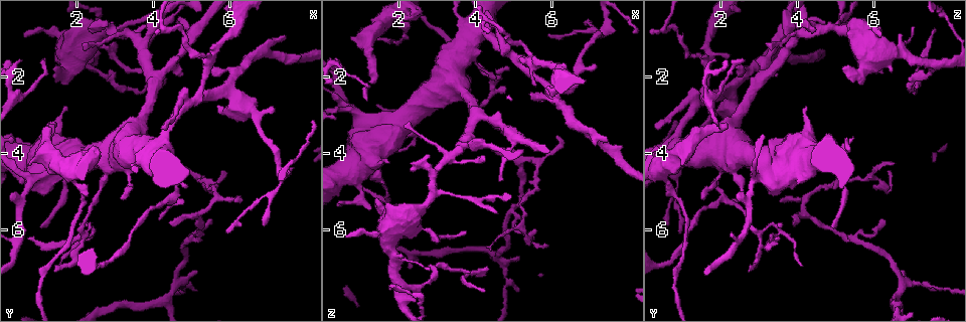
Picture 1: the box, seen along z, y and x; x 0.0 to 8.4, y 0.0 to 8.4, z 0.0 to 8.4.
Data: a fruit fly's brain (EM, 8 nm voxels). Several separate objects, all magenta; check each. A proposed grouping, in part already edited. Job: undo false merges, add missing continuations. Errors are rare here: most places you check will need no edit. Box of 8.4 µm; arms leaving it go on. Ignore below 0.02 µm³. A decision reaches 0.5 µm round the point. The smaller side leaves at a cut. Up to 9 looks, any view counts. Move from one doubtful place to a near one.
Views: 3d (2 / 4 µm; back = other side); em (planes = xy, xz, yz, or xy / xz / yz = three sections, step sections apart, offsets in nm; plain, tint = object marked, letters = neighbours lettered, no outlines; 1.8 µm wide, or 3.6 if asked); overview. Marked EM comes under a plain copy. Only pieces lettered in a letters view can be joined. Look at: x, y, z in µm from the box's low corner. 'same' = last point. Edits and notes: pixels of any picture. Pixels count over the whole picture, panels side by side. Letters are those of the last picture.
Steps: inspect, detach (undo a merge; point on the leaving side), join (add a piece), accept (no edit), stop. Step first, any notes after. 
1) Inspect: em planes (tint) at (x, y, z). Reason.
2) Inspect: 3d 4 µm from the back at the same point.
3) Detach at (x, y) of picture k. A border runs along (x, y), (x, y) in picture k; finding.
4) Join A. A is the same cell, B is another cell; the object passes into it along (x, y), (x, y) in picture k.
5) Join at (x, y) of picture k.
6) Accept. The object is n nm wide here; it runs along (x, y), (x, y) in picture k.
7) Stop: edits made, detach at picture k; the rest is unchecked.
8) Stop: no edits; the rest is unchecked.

Inspect: 3d 2 µm at (2.85, 0.70, 5.05). Narrows sharply.

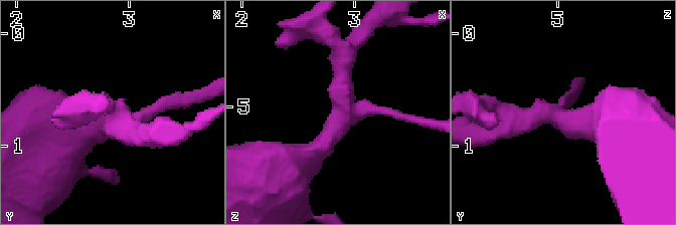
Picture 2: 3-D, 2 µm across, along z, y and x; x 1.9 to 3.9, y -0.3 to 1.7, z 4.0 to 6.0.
Inspect: em planes (letters) at (2.92, 0.74, 5.02). 4 arms meet here.

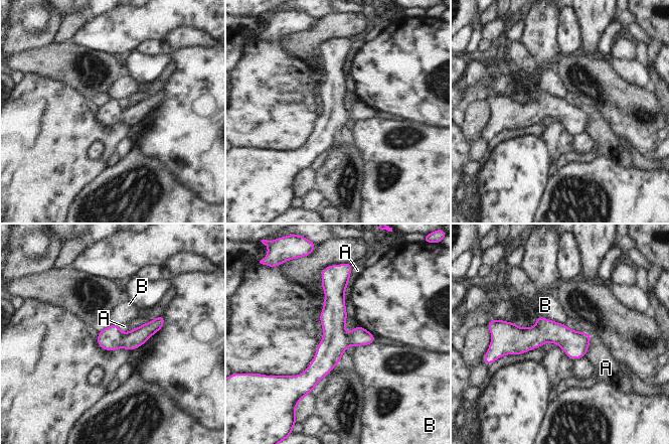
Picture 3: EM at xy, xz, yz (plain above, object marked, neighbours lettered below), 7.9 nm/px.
Accept. A and B are other cells; it runs along (333, 276), (333, 344), (309, 389) in picture 3; all the same cell.

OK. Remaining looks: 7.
Inspect: em yz step 16 (letters) at (1.45, 1.75, 5.25). Thick end.

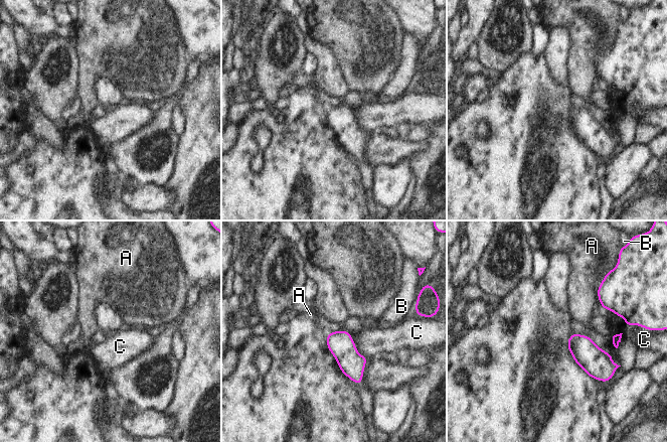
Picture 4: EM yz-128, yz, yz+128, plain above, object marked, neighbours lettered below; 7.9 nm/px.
Inspect: em planes (letters) at the same point.

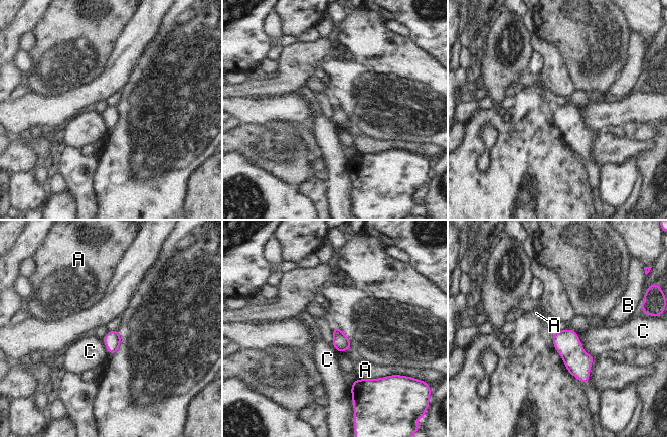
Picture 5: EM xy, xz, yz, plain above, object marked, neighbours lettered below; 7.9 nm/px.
Accept. A, B and C are other cells; a border runs along (576, 332), (582, 349), (594, 356) in picture 5; no lettered piece goes on from it.

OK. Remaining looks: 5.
Inspect: em yz step 4 (tint) at (1.25, 3.30, 2.20). Branch stops here.

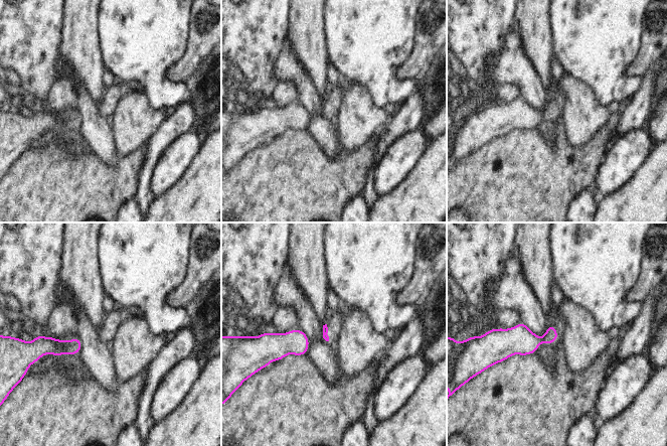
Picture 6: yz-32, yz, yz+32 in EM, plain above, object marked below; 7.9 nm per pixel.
Inspect: em planes (letters) at the same point.

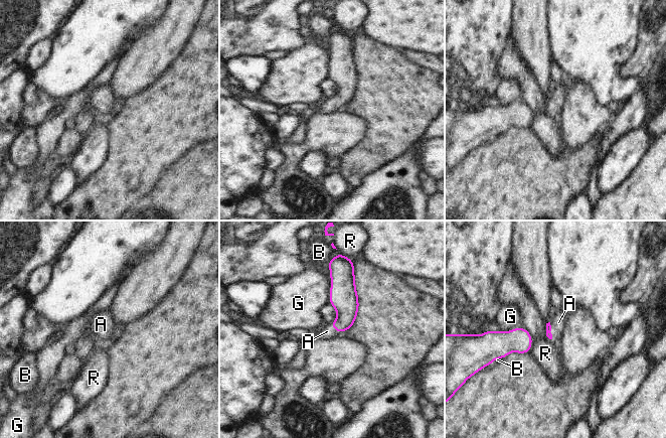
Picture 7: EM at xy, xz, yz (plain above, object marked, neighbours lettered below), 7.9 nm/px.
Join A. A is the same cell, B, G and R are other cells; the object passes into it along (548, 327), (550, 330), (558, 322) in picture 7; it goes on there.

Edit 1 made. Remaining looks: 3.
Inspect: 3d 4 µm at (4.65, 7.30, 6.75). Abrupt turn.

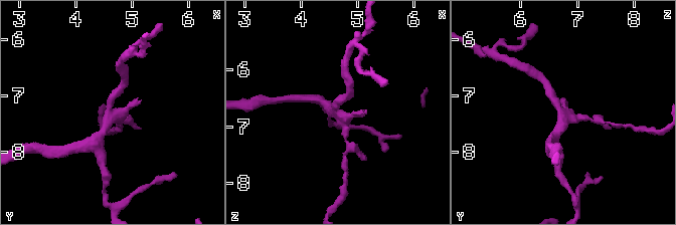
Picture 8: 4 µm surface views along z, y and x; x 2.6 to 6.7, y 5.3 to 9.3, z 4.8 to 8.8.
Inspect: em planes (letters) at (4.65, 7.35, 6.70). Shape alone is not enough.

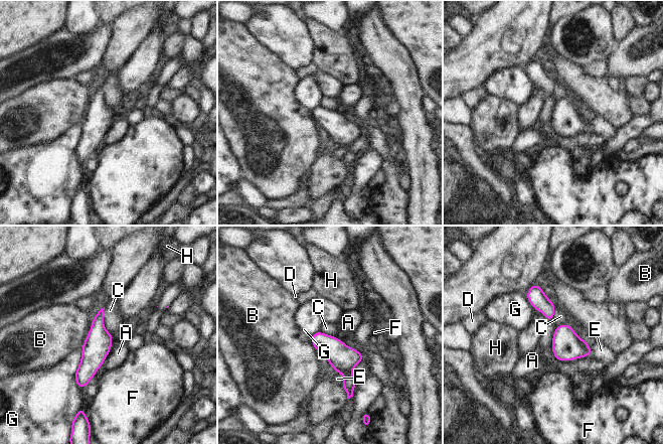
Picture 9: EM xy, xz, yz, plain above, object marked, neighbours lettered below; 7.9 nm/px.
Accept. A, B, C, D, E, F, G and H are other cells; a border runs along (104, 307), (103, 326), (112, 334) in picture 9; all the same cell.

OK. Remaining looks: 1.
Stop: edits made, join at picture 7; the rest is unchecked.

